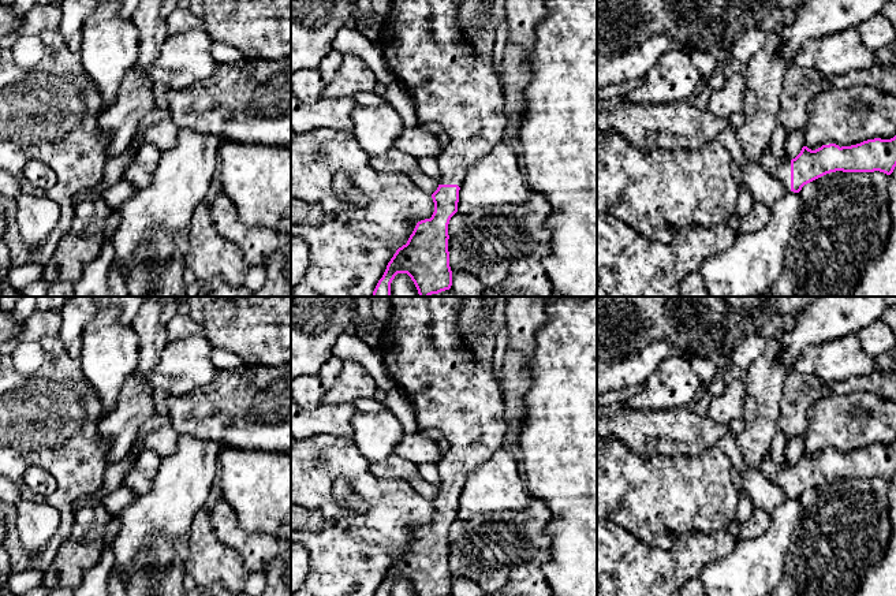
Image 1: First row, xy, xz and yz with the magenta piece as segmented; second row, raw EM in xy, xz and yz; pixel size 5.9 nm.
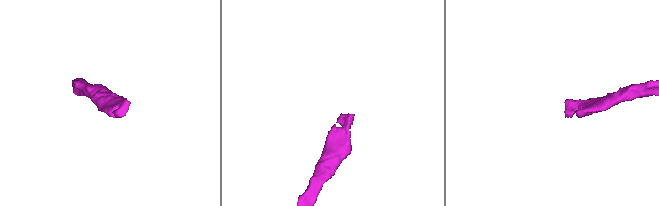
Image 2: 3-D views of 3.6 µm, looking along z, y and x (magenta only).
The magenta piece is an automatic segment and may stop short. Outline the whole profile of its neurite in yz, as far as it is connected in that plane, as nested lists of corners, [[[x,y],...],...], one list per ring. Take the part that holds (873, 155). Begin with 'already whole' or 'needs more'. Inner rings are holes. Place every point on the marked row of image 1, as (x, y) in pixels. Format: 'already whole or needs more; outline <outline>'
needs more; outline [[[896,135],[891,139],[867,139],[851,146],[822,145],[811,150],[803,146],[795,159],[787,154],[777,160],[768,145],[758,157],[765,171],[777,178],[787,191],[799,193],[802,187],[826,174],[874,172],[891,175],[896,167]]]

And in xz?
needs more; outline [[[391,0],[391,10],[384,19],[378,34],[378,46],[388,71],[412,98],[418,126],[436,122],[443,126],[449,137],[449,144],[437,157],[440,175],[436,178],[438,187],[432,194],[434,212],[430,219],[417,223],[406,245],[399,247],[382,277],[378,280],[373,297],[391,297],[391,283],[397,273],[407,273],[414,282],[419,297],[430,297],[449,290],[452,271],[448,252],[448,224],[458,212],[459,190],[470,168],[484,156],[489,154],[499,144],[505,141],[508,116],[504,112],[504,96],[501,82],[493,68],[493,53],[482,56],[458,29],[458,12],[460,0]]]

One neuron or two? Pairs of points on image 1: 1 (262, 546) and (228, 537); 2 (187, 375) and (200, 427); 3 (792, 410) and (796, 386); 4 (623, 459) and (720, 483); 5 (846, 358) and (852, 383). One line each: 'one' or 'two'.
1: one
2: two
3: one
4: one
5: two

